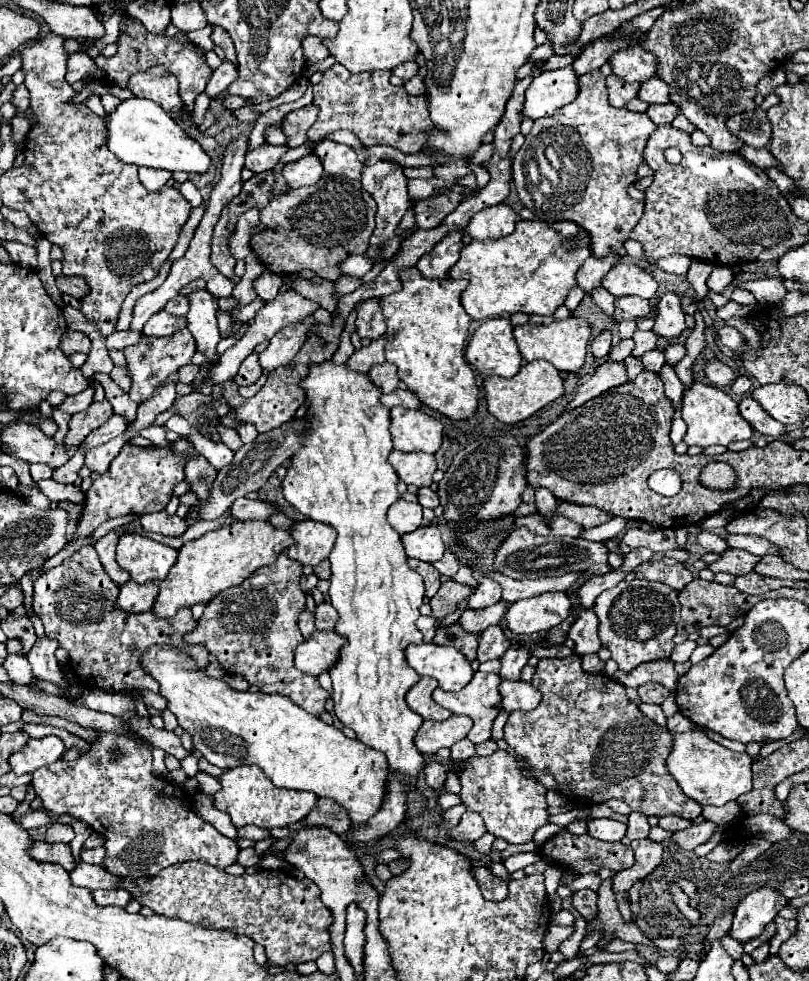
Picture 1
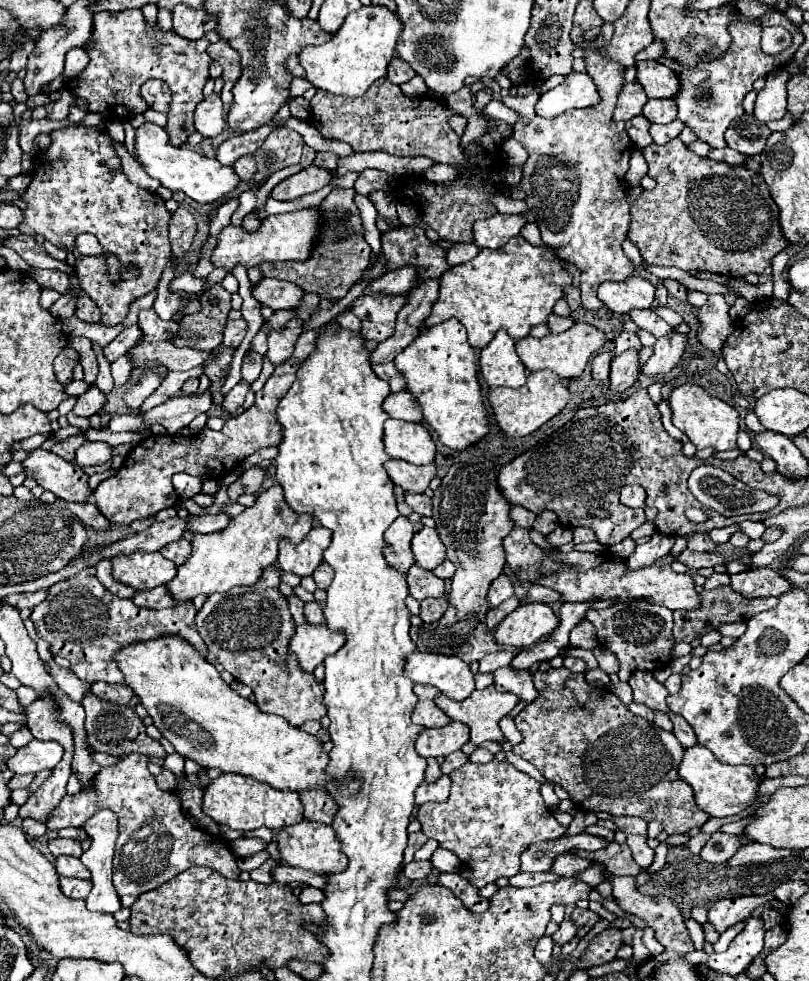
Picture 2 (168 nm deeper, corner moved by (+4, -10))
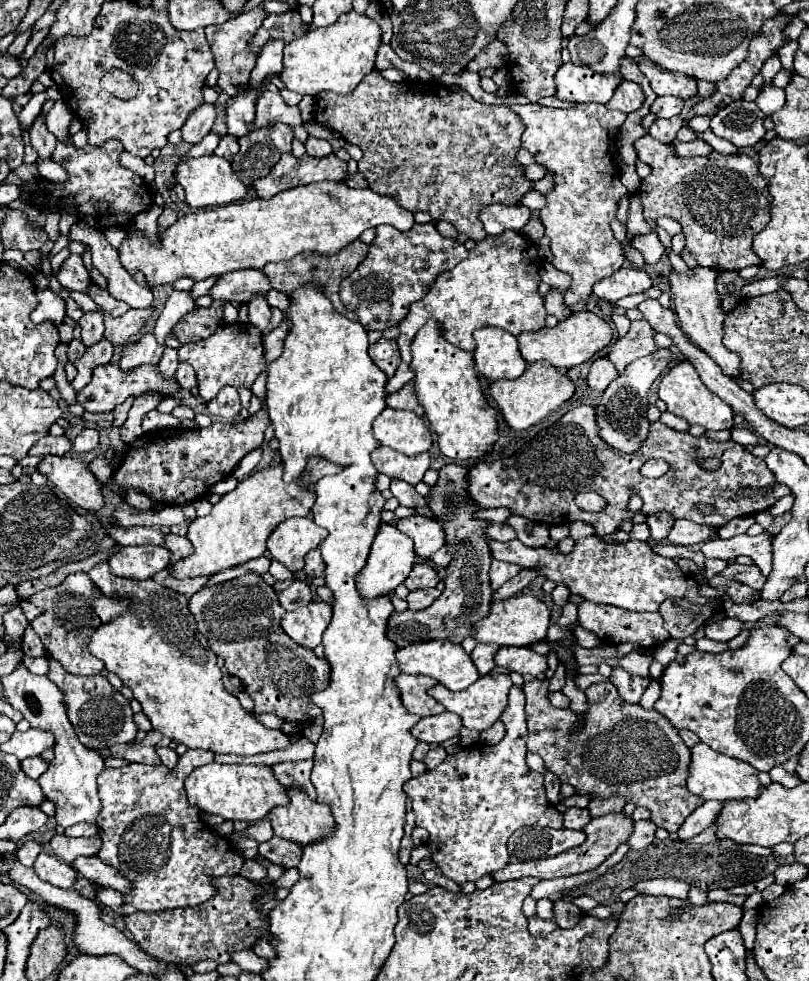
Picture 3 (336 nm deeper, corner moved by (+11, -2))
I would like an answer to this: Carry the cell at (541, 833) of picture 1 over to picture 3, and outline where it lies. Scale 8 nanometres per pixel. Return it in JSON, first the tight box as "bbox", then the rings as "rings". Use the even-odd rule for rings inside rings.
{"bbox":[563,808,591,830],"rings":[[[567,808],[563,816],[565,816],[565,824],[563,826],[577,828],[577,830],[585,828],[589,824],[589,820],[591,820],[591,814],[589,814],[587,808]]]}

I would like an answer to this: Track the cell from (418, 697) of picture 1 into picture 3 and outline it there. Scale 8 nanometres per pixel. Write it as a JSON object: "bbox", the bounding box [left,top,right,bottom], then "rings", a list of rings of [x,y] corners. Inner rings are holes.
{"bbox":[395,672,445,718],"rings":[[[401,672],[395,678],[395,684],[401,692],[401,700],[403,700],[405,708],[411,714],[425,718],[425,716],[435,716],[435,714],[445,712],[445,708],[427,694],[427,690],[433,688],[437,684],[437,680],[433,680],[429,676],[411,676],[411,674]]]}

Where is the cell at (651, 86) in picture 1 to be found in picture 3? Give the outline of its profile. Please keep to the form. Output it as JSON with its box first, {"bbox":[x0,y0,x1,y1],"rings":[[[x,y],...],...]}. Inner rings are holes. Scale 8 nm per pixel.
{"bbox":[651,96,683,118],"rings":[[[657,96],[657,100],[651,104],[651,112],[657,118],[671,118],[677,116],[683,108],[683,100],[681,98],[673,98],[673,96]]]}

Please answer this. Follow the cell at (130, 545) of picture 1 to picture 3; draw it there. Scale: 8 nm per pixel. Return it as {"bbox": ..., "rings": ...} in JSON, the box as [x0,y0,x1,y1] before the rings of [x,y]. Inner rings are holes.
{"bbox":[109,546,171,580],"rings":[[[125,546],[109,556],[111,574],[131,580],[151,578],[171,562],[171,552],[165,546]]]}

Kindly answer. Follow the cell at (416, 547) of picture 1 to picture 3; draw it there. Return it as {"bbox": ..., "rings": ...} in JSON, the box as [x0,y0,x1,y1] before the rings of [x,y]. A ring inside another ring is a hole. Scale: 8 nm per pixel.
{"bbox":[397,514,443,558],"rings":[[[413,514],[397,522],[397,528],[415,542],[415,554],[419,558],[431,558],[443,544],[443,528],[435,518]]]}

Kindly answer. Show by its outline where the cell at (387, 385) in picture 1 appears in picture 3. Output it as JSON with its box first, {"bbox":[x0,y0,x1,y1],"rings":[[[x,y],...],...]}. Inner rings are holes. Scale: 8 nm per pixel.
{"bbox":[369,338,401,378],"rings":[[[379,338],[377,342],[373,342],[369,346],[369,356],[387,374],[387,378],[391,378],[395,374],[397,366],[401,364],[401,356],[399,356],[399,348],[397,348],[395,340]]]}

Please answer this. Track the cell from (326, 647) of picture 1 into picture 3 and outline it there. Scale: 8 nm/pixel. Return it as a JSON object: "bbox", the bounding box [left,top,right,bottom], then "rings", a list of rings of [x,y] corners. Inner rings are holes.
{"bbox":[281,602,331,650],"rings":[[[311,602],[309,606],[287,612],[281,620],[285,634],[299,646],[313,650],[321,644],[321,636],[331,620],[331,606],[327,602]]]}

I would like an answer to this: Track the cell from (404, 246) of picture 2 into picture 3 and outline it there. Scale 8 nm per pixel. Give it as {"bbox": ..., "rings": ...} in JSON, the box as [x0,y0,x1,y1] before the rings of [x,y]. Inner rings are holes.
{"bbox":[341,224,467,330],"rings":[[[413,224],[411,230],[401,232],[393,226],[377,226],[375,240],[369,244],[367,258],[357,270],[341,282],[341,302],[347,310],[359,316],[365,330],[391,328],[399,324],[413,302],[429,292],[435,278],[457,266],[467,254],[465,246],[453,238],[443,238],[435,224]]]}

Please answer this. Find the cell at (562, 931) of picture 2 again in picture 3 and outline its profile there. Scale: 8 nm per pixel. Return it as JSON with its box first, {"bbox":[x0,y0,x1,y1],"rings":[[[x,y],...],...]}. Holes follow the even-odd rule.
{"bbox":[537,898,555,922],"rings":[[[549,898],[537,900],[537,916],[549,922],[555,922],[555,914],[553,914],[553,902]]]}

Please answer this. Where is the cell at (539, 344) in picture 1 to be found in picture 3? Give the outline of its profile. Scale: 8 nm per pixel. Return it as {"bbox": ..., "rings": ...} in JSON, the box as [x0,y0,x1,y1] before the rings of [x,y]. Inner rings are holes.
{"bbox":[517,312,611,368],"rings":[[[573,312],[571,316],[567,316],[565,320],[561,320],[555,328],[541,328],[537,332],[523,332],[517,336],[519,340],[519,350],[525,362],[533,364],[539,360],[545,360],[549,364],[553,364],[555,368],[573,368],[577,364],[587,362],[593,354],[597,354],[599,350],[603,350],[609,342],[611,342],[611,326],[599,318],[593,312]]]}

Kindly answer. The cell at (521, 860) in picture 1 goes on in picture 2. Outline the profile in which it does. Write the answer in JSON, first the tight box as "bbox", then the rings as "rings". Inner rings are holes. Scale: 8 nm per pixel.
{"bbox":[520,832,608,872],"rings":[[[586,832],[576,834],[576,836],[562,836],[556,840],[542,840],[540,844],[530,844],[526,852],[520,856],[522,866],[520,870],[524,872],[544,872],[550,870],[556,856],[568,854],[570,850],[586,850],[594,852],[604,848],[608,842],[600,840],[598,836],[590,836]]]}

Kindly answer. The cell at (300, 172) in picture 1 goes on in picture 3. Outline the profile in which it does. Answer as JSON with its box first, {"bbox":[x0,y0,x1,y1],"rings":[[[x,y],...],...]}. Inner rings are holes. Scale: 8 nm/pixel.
{"bbox":[253,154,347,198],"rings":[[[285,154],[273,166],[273,170],[265,178],[259,178],[253,186],[259,198],[271,198],[277,192],[303,184],[313,184],[321,180],[339,182],[343,180],[345,172],[347,172],[347,164],[341,162],[335,154],[329,154],[325,158],[311,158],[307,154],[295,158],[291,154]]]}

